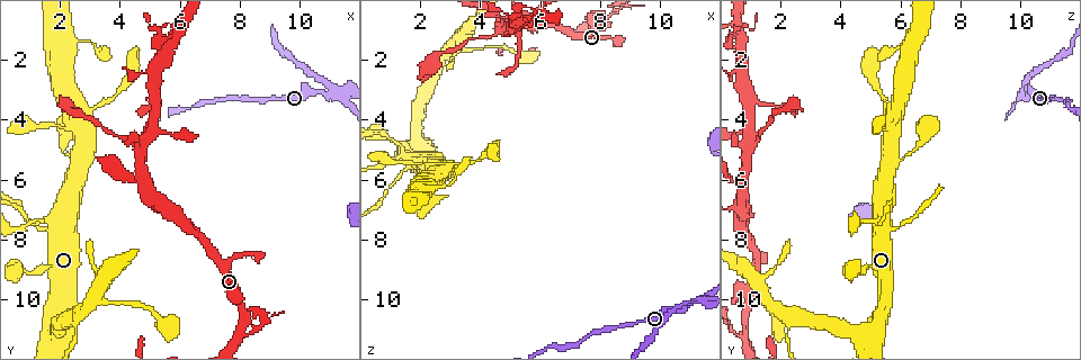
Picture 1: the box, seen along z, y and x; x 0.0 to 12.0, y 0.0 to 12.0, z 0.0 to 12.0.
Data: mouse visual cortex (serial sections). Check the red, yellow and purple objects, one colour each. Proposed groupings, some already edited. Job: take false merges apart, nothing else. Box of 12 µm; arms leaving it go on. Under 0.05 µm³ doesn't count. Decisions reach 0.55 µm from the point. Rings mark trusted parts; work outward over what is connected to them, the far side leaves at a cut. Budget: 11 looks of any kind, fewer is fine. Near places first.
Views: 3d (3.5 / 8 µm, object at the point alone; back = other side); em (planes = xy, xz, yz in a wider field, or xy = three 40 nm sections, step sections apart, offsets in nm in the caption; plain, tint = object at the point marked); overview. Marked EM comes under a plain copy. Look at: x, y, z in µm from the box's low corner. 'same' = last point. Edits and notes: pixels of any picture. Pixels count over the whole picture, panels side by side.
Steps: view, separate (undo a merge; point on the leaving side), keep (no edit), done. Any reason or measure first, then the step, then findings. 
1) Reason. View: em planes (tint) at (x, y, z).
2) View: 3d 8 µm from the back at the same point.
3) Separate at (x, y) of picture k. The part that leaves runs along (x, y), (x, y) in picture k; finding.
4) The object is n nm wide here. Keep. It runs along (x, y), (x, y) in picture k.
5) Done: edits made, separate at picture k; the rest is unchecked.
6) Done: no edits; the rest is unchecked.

Abrupt turn. View: 3d 8 µm at (8.1, 11.1, 0.9).

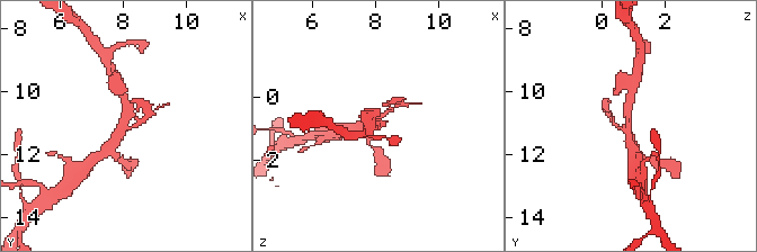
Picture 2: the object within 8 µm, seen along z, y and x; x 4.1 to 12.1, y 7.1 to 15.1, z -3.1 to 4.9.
View: 3d 3.5 µm at (8.0, 11.2, 0.9).

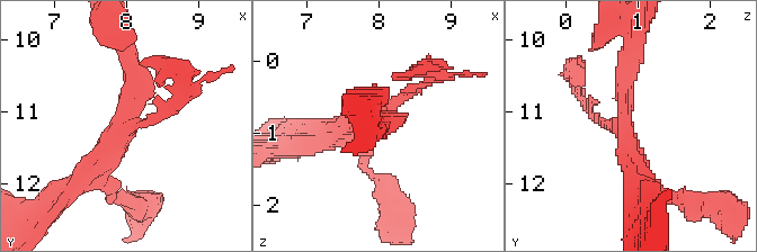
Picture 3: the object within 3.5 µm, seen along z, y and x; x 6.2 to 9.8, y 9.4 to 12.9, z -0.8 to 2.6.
3 arms meet here; the arms are 100, 250, 300 nm wide; now the EM. View: em xy step 1 (tint) at (8.05, 11.15, 0.80).

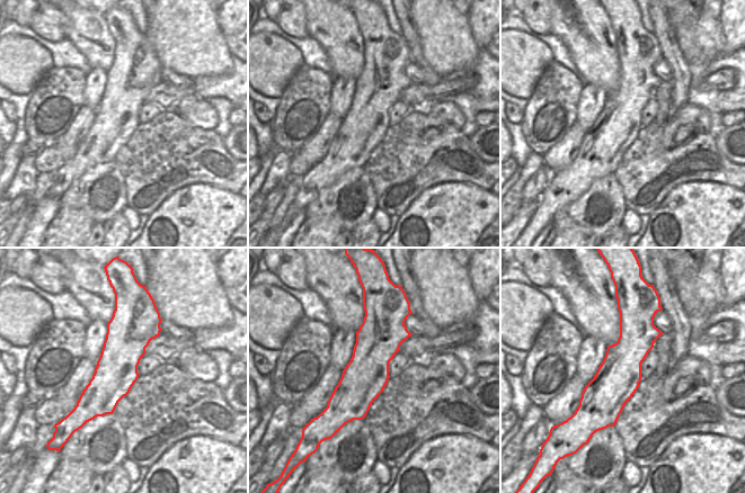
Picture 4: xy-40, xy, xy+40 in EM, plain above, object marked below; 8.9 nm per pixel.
Keep. It runs along (635, 315), (635, 342), (600, 426) in picture 4; all the same cell.

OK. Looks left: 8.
Thin arm on a thick one. View: 3d 8 µm at (4.7, 4.9, 0.9).

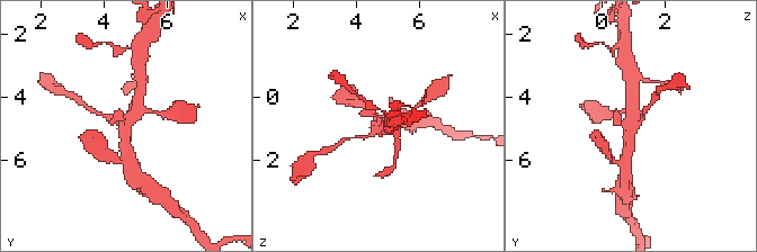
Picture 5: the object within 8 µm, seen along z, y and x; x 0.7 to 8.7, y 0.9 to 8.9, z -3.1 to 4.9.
View: 3d 3.5 µm at (4.6, 5.0, 0.9).

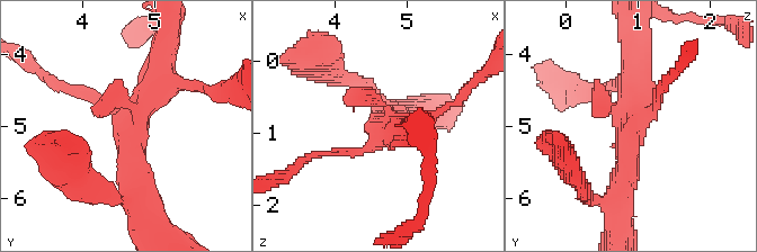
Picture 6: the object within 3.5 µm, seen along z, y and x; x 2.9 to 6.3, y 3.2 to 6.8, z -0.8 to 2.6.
Shape alone is not enough. View: em xy step 3 (tint) at (4.70, 4.95, 0.95).

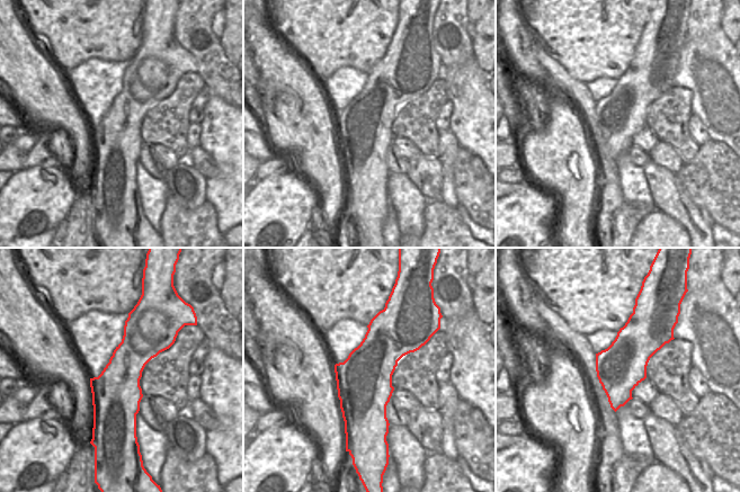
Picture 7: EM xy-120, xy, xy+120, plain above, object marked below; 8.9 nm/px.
Keep. It runs along (139, 196), (132, 123), (162, 54) in picture 6; all the same cell.

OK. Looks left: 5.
Sudden change in width. View: 3d 3.5 µm at (1.8, 7.4, 5.4).

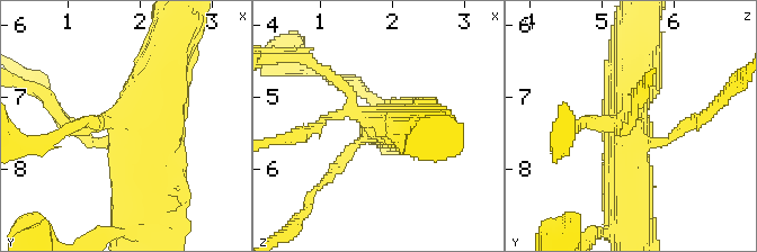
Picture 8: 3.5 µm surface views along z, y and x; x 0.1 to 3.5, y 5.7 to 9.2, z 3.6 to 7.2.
View: em xy step 2 (tint) at (1.85, 7.45, 5.40).

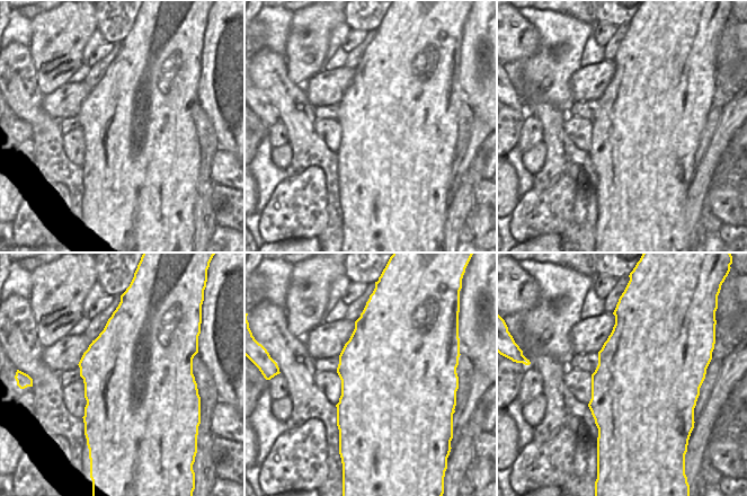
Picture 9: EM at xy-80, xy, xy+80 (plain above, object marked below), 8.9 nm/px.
Keep. It runs along (150, 216), (163, 71) in picture 8; one cell here.

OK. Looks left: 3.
Thin arm on a thick one. View: 3d 3.5 µm at (2.6, 5.4, 5.9).

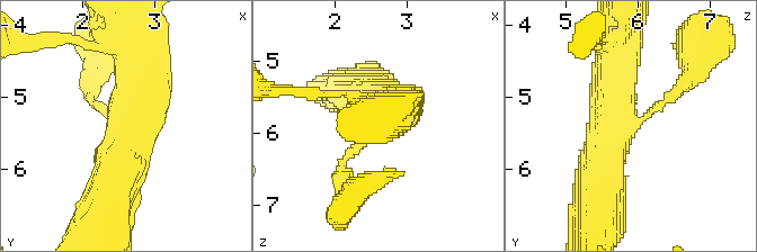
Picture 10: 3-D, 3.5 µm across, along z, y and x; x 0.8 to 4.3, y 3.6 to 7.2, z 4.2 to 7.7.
3 arms meet here; the arms are 150, 600, 600 nm wide. View: em xy step 1 (tint) at (2.55, 5.30, 5.90).

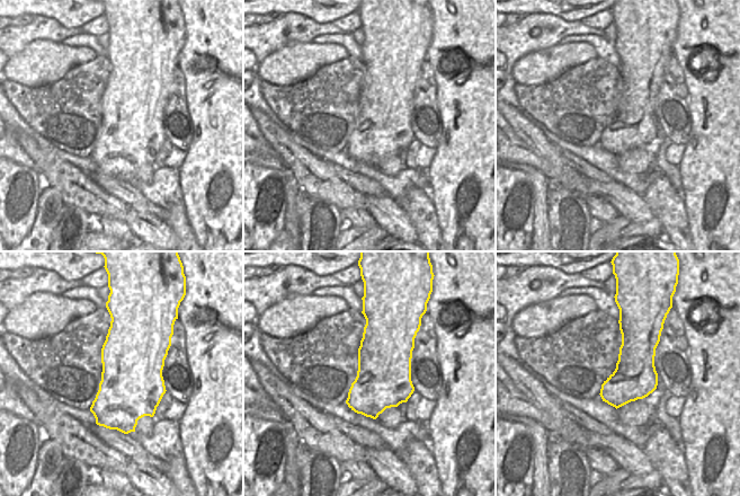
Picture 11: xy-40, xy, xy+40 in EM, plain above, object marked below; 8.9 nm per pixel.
The object is 480 nm wide here. Keep. It runs along (109, 188), (134, 136), (137, 46) in picture 10; one cell here.

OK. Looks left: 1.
Done: no edits; the rest is unchecked.

